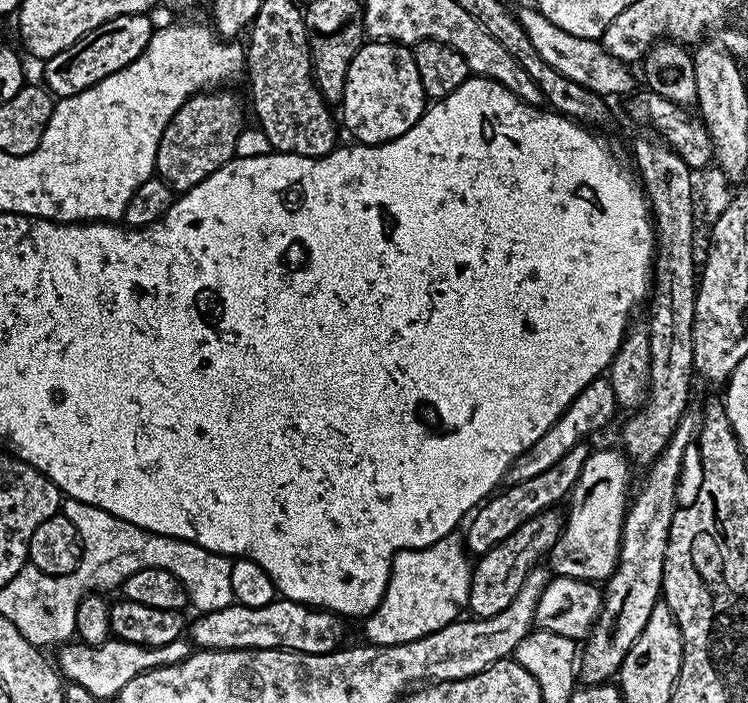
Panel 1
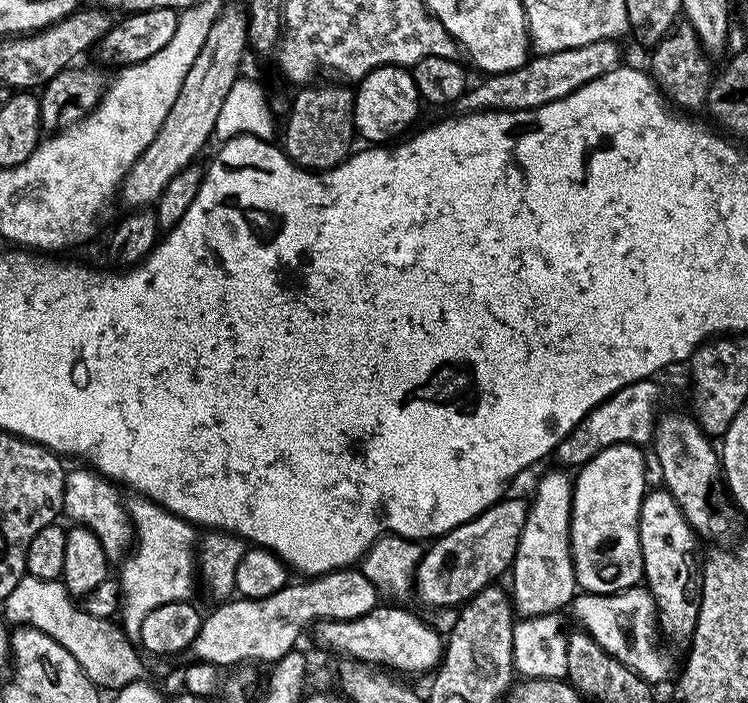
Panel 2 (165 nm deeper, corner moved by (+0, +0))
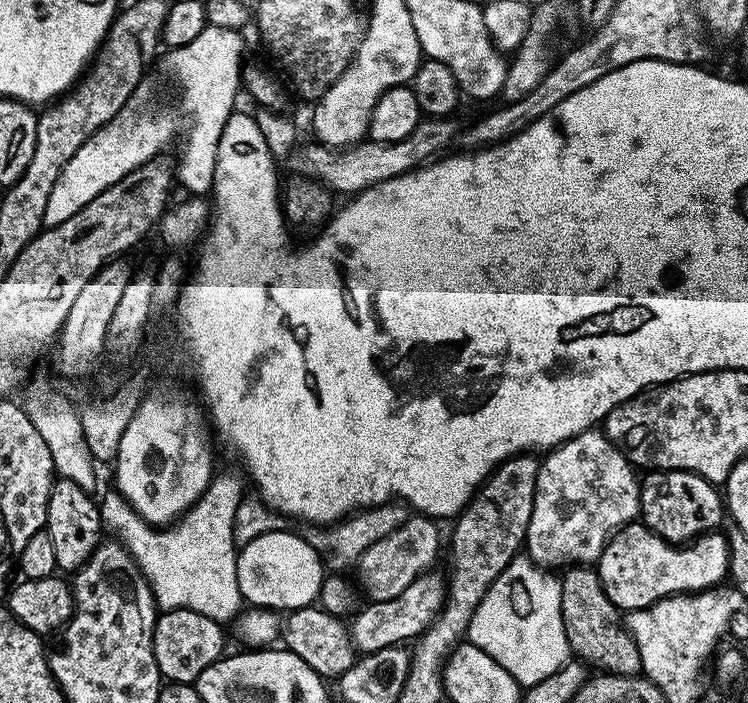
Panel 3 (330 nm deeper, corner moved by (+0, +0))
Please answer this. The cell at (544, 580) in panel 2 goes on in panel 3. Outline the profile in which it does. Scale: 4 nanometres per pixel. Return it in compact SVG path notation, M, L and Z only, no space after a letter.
M589 430L551 449L540 460L538 482L534 486L534 510L530 514L527 555L545 570L565 566L592 566L597 563L612 535L640 515L640 480L637 469L608 441L600 430Z

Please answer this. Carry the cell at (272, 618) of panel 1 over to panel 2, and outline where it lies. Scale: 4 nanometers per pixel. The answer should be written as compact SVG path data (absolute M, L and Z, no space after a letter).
M377 606L362 618L349 620L317 620L314 624L316 640L328 652L337 652L337 657L361 660L363 664L379 666L393 673L428 672L439 665L442 659L442 636L419 620L404 606Z

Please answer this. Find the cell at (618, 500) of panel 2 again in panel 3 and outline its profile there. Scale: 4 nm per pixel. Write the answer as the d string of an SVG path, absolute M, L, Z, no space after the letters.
M642 522L625 524L602 550L598 571L610 602L625 613L633 612L667 596L723 585L728 576L728 537L720 530L706 532L681 546L663 540Z

